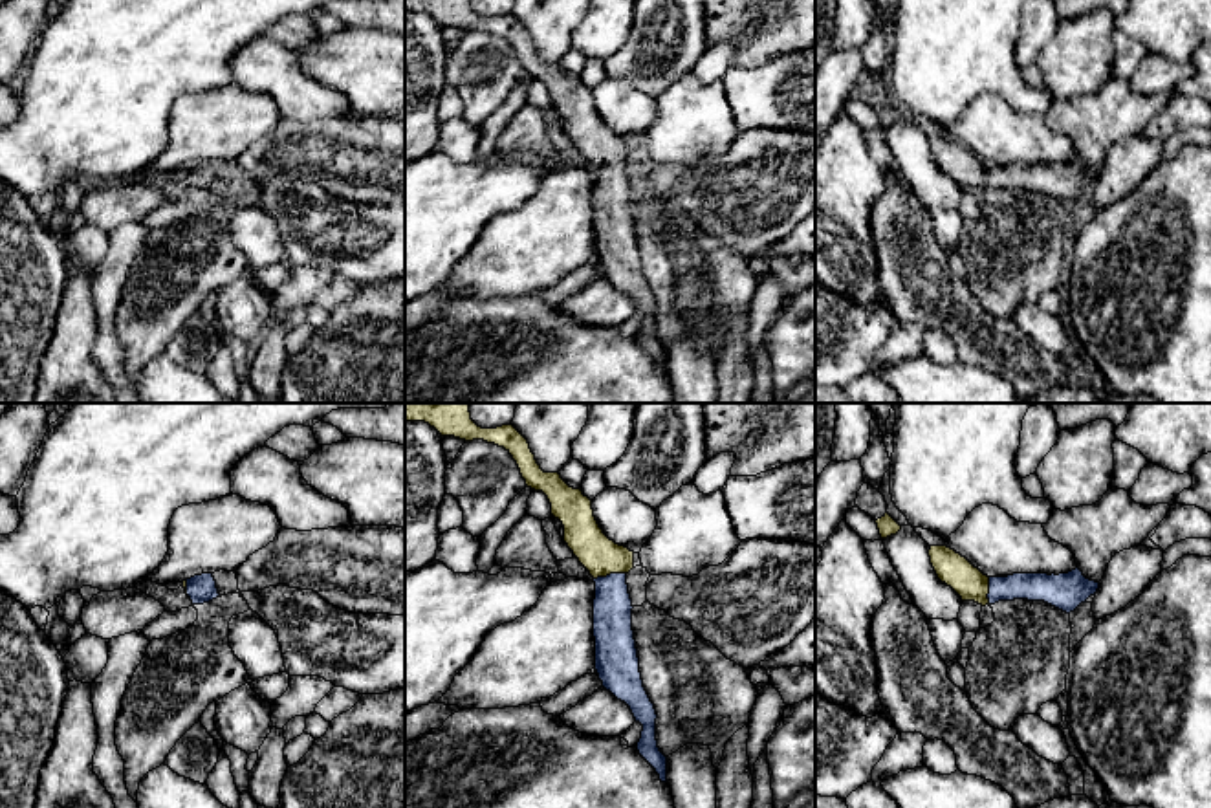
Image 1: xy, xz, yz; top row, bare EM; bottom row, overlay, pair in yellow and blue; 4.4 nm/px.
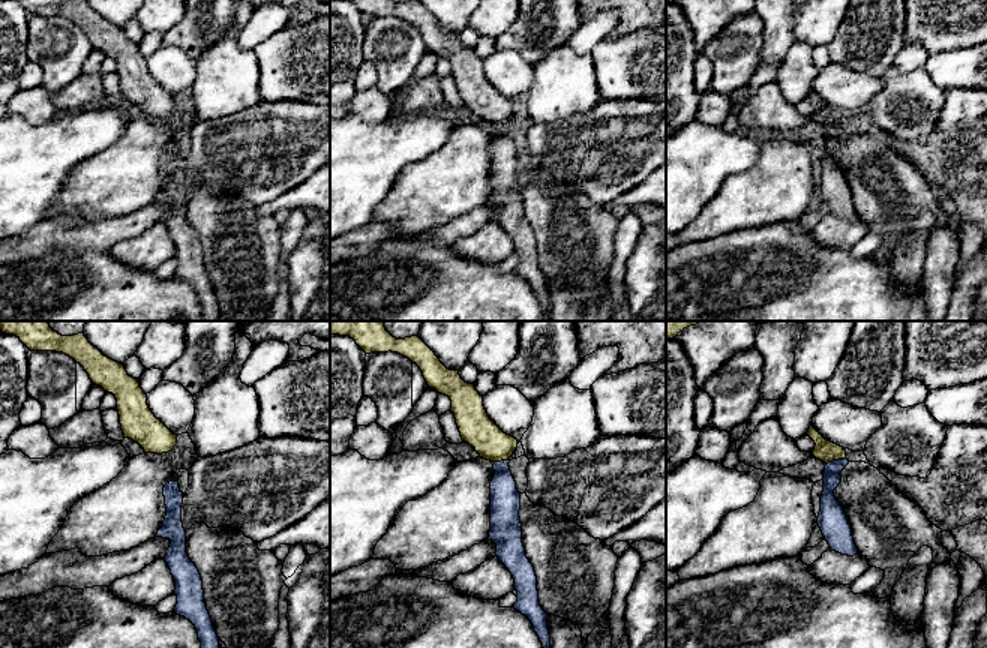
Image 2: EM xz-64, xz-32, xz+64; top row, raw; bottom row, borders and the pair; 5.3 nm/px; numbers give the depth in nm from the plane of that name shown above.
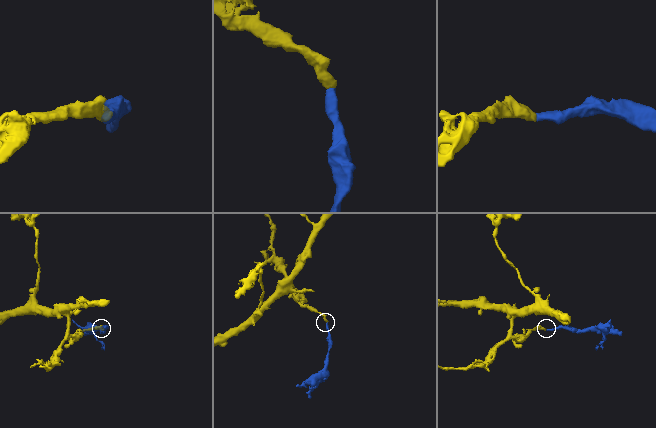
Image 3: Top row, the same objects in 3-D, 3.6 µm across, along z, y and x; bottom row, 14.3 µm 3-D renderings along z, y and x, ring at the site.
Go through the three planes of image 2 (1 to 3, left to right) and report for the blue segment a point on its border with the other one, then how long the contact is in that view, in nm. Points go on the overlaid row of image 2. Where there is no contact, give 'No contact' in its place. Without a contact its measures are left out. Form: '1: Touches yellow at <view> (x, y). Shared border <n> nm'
1: No contact
2: Touches yellow at xz-32 (501, 459). Shared border 70 nm
3: Touches yellow at xz+64 (836, 459). Shared border 110 nm

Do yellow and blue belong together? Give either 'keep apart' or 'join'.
join

